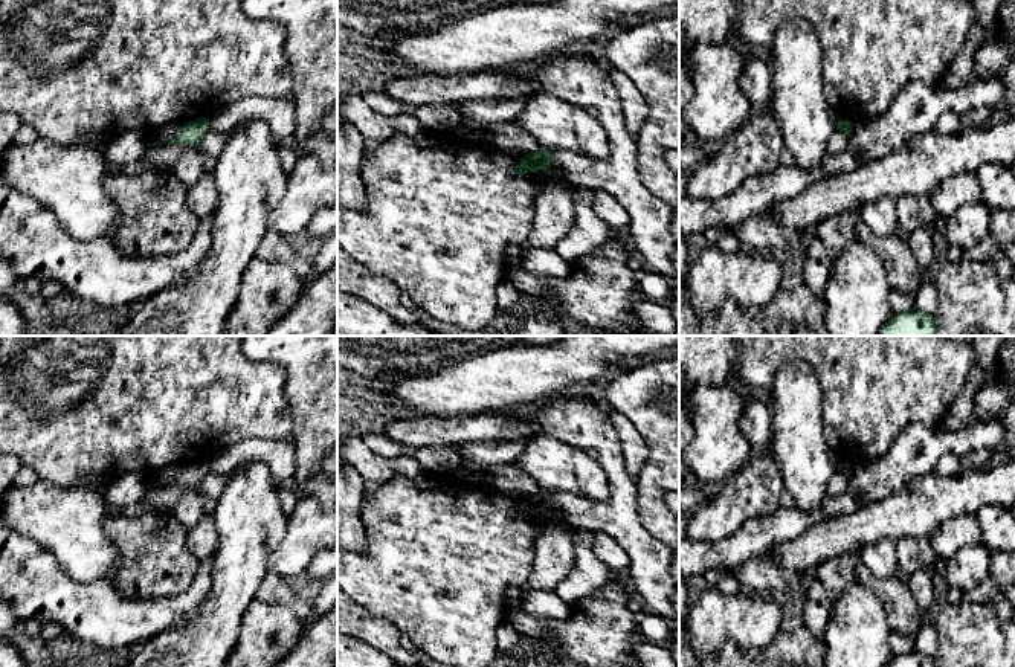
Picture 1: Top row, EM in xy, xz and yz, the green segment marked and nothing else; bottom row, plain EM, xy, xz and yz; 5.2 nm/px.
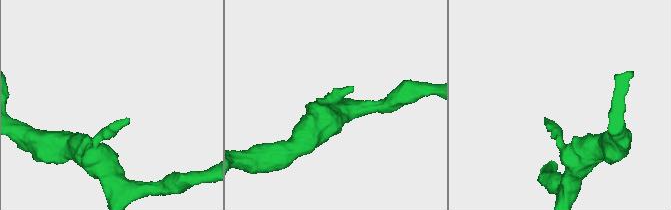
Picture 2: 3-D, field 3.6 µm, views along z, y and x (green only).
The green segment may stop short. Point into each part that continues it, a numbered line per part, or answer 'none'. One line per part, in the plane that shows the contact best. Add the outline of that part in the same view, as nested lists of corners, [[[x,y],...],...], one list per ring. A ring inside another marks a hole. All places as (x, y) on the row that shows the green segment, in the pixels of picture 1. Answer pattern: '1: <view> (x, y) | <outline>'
none

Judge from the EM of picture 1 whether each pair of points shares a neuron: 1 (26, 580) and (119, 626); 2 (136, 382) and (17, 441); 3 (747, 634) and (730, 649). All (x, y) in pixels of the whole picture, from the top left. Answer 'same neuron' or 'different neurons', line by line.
1: same neuron
2: same neuron
3: different neurons

